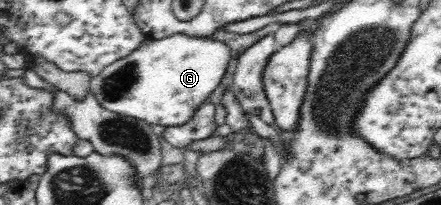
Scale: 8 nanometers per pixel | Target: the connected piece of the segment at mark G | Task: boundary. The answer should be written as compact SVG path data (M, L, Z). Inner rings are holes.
M171 35L161 39L146 39L141 47L134 49L127 57L114 61L104 67L99 75L90 79L90 91L95 99L105 108L119 115L128 115L153 125L165 127L183 125L193 117L195 110L207 102L209 94L217 89L221 78L227 71L231 52L223 42L206 37L190 35Z

